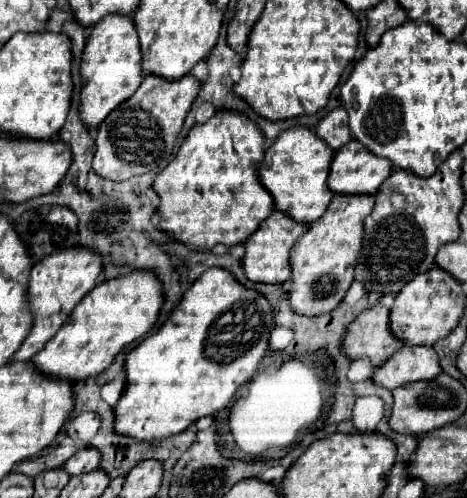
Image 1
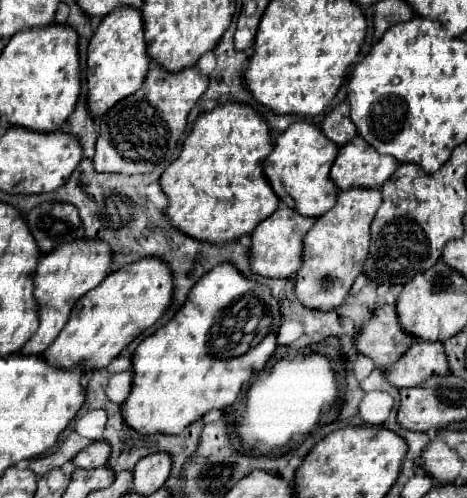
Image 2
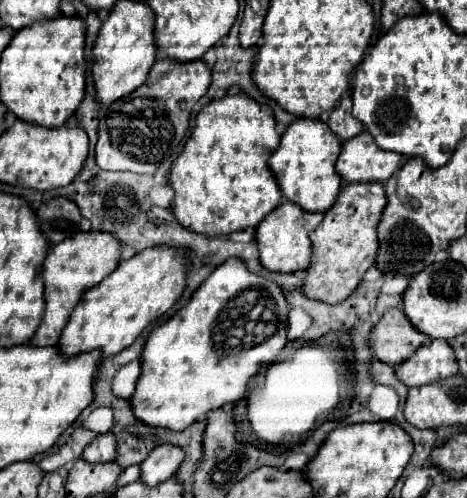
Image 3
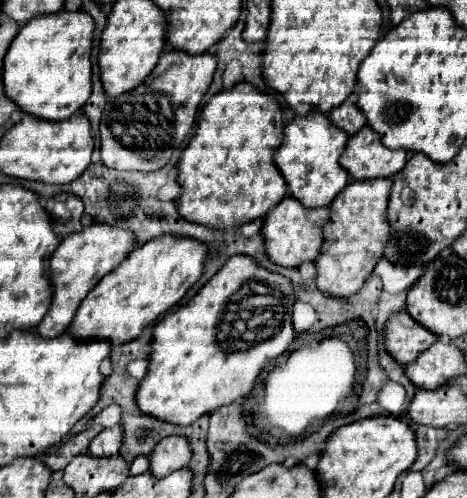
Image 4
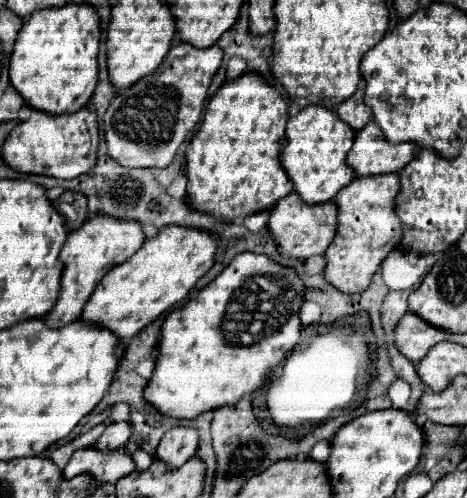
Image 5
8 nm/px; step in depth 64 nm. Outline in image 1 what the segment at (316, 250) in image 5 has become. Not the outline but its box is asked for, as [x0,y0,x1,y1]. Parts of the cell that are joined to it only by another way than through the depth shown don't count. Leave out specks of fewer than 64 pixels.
[242,210,308,284]

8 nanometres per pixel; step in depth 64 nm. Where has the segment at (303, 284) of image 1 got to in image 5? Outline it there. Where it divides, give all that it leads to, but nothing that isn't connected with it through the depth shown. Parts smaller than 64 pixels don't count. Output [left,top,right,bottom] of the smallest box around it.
[324,176,402,292]

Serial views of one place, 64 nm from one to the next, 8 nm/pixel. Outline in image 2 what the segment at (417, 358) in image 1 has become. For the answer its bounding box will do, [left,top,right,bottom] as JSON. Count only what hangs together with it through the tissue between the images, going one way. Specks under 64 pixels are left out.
[388,340,448,388]

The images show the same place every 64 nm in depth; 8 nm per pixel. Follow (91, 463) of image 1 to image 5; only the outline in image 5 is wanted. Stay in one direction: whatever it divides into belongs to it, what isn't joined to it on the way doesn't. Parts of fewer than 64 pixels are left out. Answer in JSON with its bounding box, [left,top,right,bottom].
[94,420,132,450]

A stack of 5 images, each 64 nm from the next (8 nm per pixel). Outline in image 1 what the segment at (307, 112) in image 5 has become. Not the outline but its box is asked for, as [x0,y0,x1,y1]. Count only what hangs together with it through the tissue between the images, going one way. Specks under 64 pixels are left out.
[258,126,334,222]

